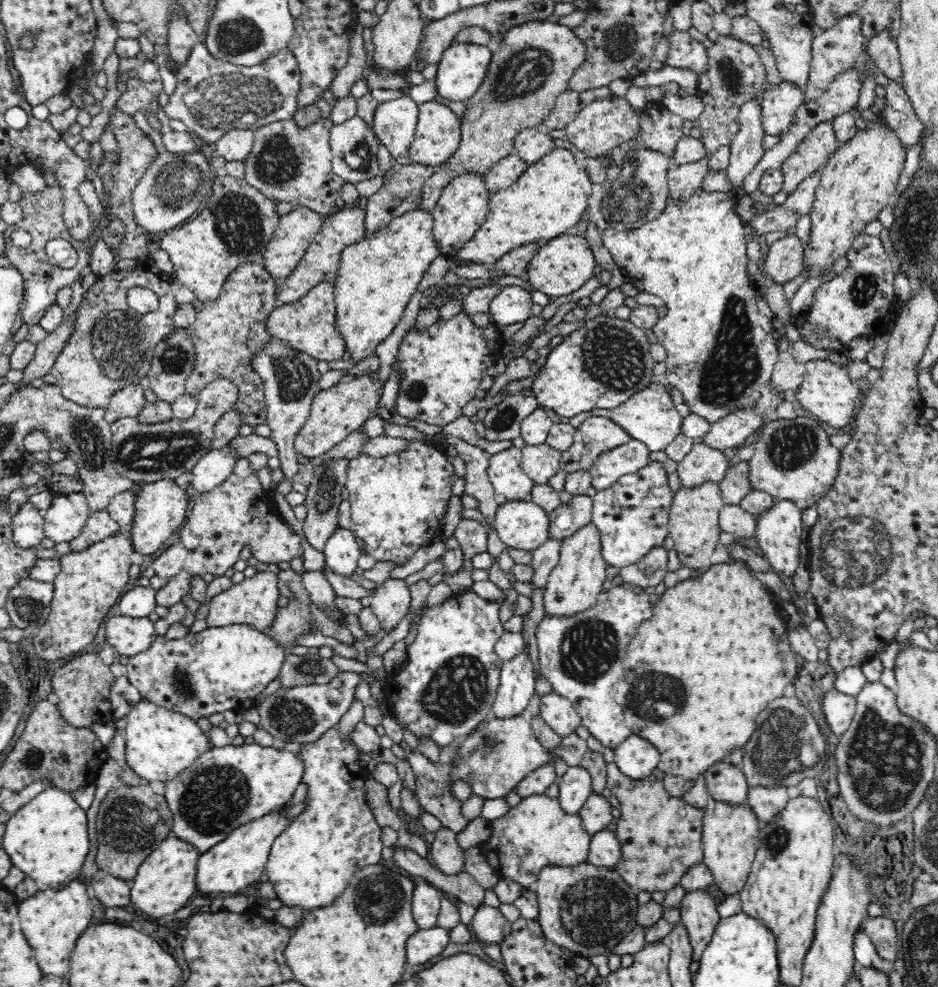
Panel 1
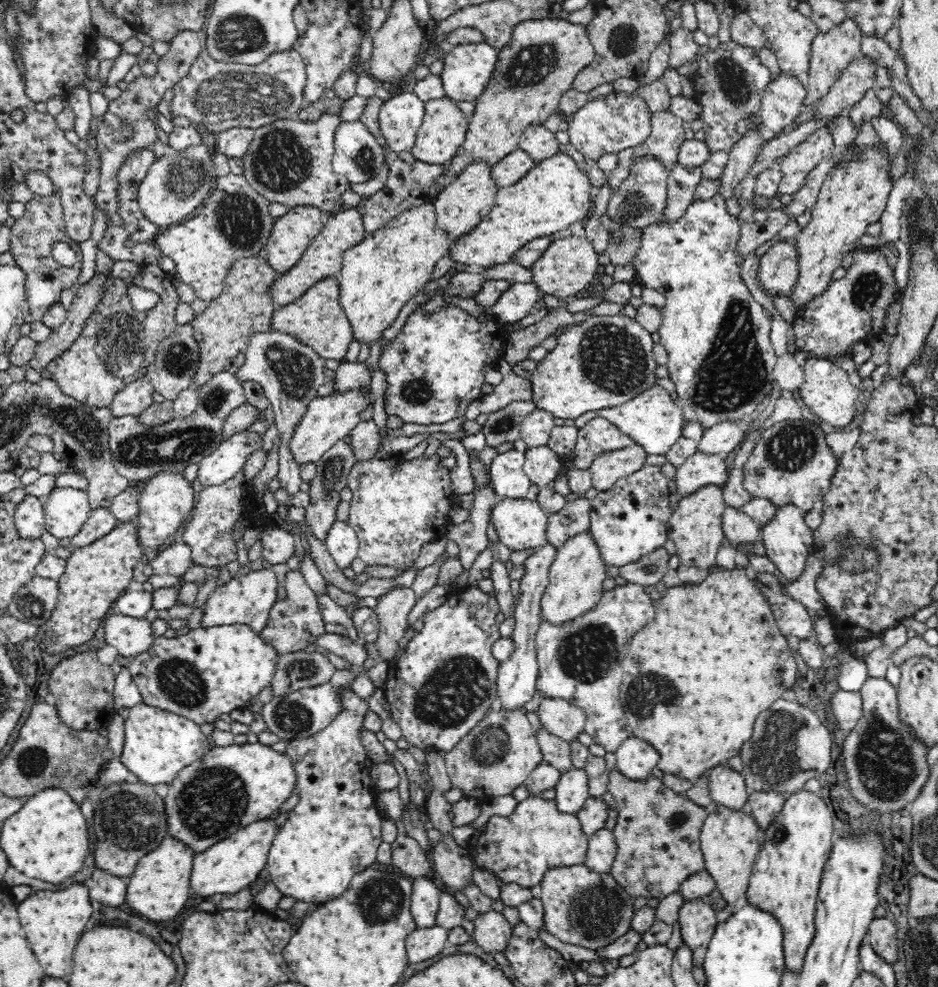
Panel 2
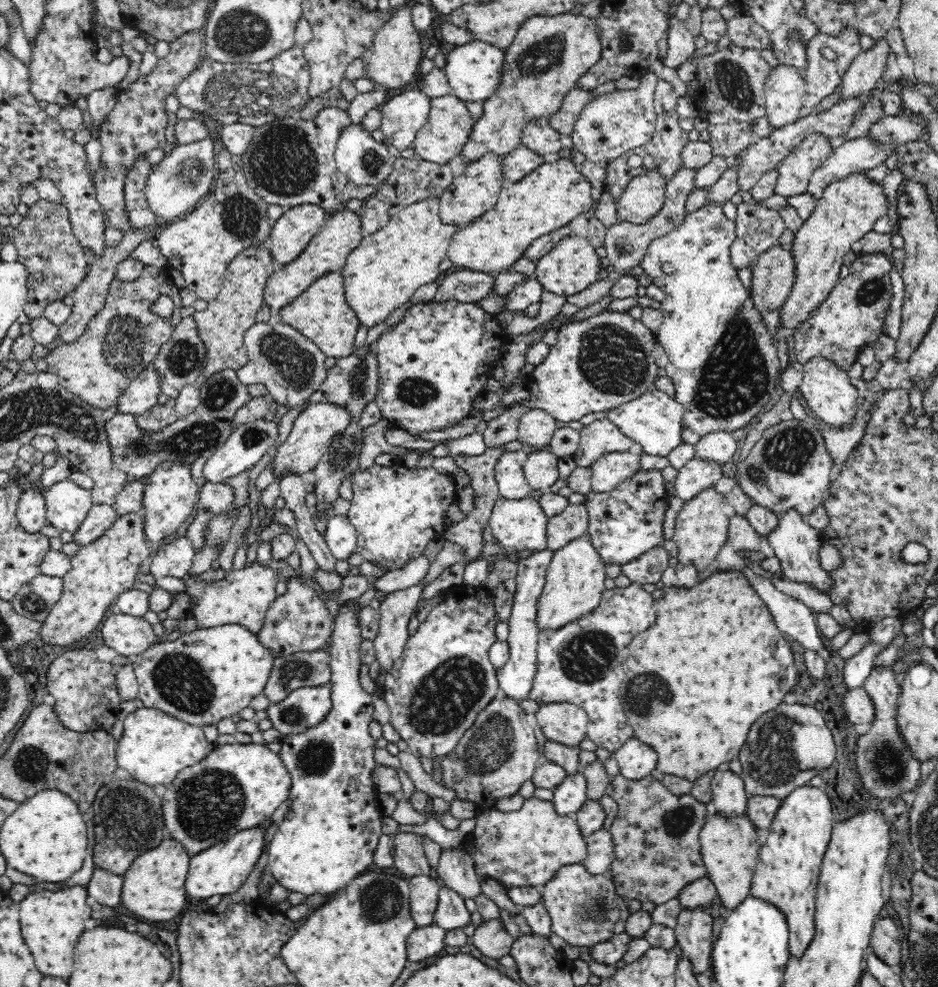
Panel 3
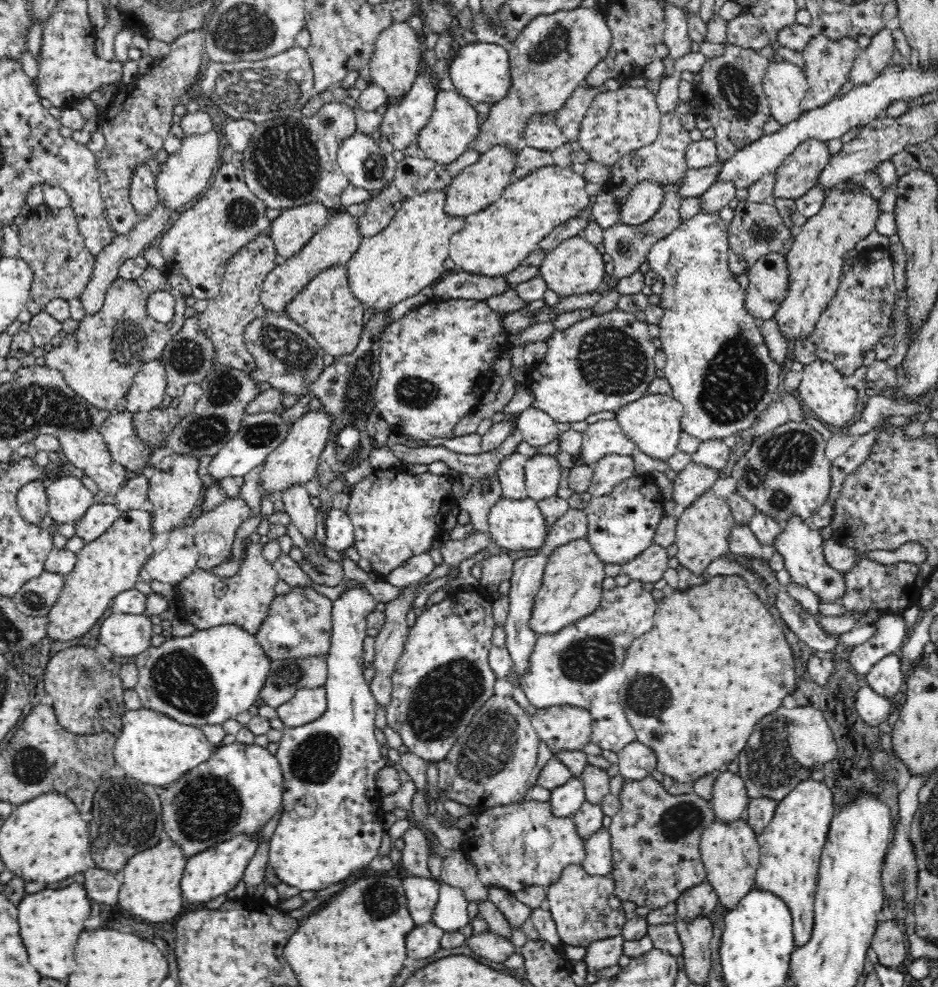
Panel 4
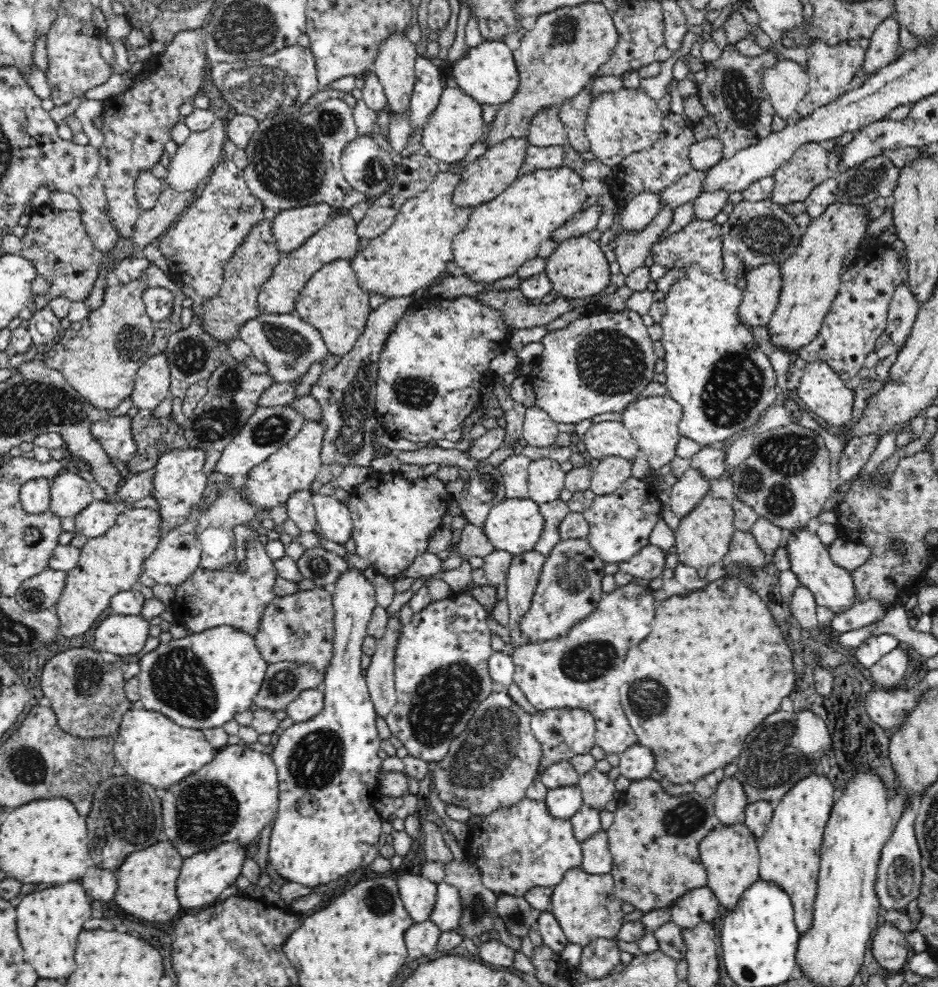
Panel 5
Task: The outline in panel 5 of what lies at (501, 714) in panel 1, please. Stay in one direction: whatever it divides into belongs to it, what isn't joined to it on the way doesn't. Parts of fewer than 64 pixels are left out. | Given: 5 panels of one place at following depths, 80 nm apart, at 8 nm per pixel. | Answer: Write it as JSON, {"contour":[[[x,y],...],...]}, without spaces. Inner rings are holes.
{"contour":[[[534,550],[513,556],[506,580],[505,599],[509,605],[506,628],[509,631],[507,645],[511,648],[510,652],[530,643],[529,638],[522,632],[521,620],[530,609],[546,558],[544,554],[539,554]]]}

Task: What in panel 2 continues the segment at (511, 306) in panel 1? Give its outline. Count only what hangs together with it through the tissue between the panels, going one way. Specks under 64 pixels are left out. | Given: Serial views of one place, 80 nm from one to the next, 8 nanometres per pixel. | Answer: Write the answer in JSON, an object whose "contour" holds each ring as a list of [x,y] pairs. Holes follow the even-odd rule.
{"contour":[[[514,282],[488,308],[488,316],[500,325],[516,323],[530,314],[540,295],[538,287],[533,282]]]}

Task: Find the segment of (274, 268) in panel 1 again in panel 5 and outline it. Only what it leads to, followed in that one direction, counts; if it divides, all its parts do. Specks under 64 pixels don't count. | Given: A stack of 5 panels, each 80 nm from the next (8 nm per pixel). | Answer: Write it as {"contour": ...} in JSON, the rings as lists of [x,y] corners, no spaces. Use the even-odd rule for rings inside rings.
{"contour":[[[318,203],[280,211],[274,217],[272,234],[282,255],[292,253],[330,222],[331,206]]]}

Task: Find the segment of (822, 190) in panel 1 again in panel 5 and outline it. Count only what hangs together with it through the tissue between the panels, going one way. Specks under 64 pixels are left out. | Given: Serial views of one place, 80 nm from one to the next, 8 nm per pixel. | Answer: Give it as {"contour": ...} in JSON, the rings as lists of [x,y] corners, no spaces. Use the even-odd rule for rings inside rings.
{"contour":[[[832,202],[820,216],[811,219],[802,231],[796,250],[780,264],[782,288],[779,303],[768,324],[774,344],[788,351],[798,350],[816,338],[822,320],[838,294],[844,258],[866,238],[872,222],[869,214],[871,208],[870,204]]]}

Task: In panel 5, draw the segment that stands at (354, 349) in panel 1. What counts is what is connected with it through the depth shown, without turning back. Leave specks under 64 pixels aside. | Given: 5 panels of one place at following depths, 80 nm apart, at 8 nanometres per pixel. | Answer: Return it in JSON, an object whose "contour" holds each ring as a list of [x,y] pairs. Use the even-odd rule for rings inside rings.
{"contour":[[[440,171],[437,177],[419,196],[404,202],[399,214],[384,234],[368,240],[368,244],[350,259],[358,287],[368,294],[368,298],[378,295],[382,302],[393,298],[412,297],[419,288],[429,288],[436,278],[440,278],[440,274],[444,274],[446,262],[453,260],[451,244],[454,235],[466,228],[473,210],[458,209],[452,203],[451,197],[460,183],[460,176]]]}

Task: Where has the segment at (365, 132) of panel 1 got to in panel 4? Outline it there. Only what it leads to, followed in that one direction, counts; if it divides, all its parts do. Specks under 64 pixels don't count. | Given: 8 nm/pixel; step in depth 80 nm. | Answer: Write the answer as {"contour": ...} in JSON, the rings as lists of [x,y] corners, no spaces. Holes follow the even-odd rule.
{"contour":[[[358,128],[338,146],[336,158],[349,184],[369,190],[372,194],[394,179],[395,157],[382,150],[370,135],[358,132]]]}

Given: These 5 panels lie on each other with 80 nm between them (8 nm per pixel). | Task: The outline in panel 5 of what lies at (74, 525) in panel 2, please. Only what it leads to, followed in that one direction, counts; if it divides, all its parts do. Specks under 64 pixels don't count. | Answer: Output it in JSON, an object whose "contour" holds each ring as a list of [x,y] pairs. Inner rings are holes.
{"contour":[[[69,471],[50,479],[49,510],[60,518],[74,518],[95,498],[88,481]]]}

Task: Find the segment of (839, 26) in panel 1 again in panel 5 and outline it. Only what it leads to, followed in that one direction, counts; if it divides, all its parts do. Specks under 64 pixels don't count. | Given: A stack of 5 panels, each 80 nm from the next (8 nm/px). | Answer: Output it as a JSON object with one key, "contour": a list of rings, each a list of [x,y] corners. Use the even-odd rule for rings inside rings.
{"contour":[[[814,38],[807,47],[809,60],[804,66],[809,79],[810,89],[802,99],[798,108],[798,118],[806,117],[814,110],[831,104],[830,101],[838,99],[842,94],[851,90],[850,82],[859,72],[864,58],[865,48],[860,47],[856,40],[843,41],[837,46],[829,46],[822,38]]]}

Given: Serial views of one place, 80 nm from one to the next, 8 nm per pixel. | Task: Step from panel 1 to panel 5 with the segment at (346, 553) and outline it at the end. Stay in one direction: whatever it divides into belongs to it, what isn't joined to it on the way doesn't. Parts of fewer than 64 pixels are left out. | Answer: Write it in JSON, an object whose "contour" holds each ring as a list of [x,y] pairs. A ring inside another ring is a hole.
{"contour":[[[320,493],[312,495],[312,505],[315,506],[318,526],[324,537],[338,546],[345,546],[353,532],[353,521],[347,505],[338,503],[334,495],[323,496]]]}

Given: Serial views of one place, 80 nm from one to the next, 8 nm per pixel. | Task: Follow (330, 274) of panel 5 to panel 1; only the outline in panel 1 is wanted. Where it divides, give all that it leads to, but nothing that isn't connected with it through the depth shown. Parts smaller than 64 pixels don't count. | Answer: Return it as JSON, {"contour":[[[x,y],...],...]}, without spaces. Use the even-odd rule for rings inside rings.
{"contour":[[[321,282],[314,286],[306,296],[296,302],[281,304],[268,314],[266,329],[271,339],[278,339],[290,349],[306,353],[321,363],[338,360],[346,352],[344,339],[335,328],[336,309],[334,285]]]}

